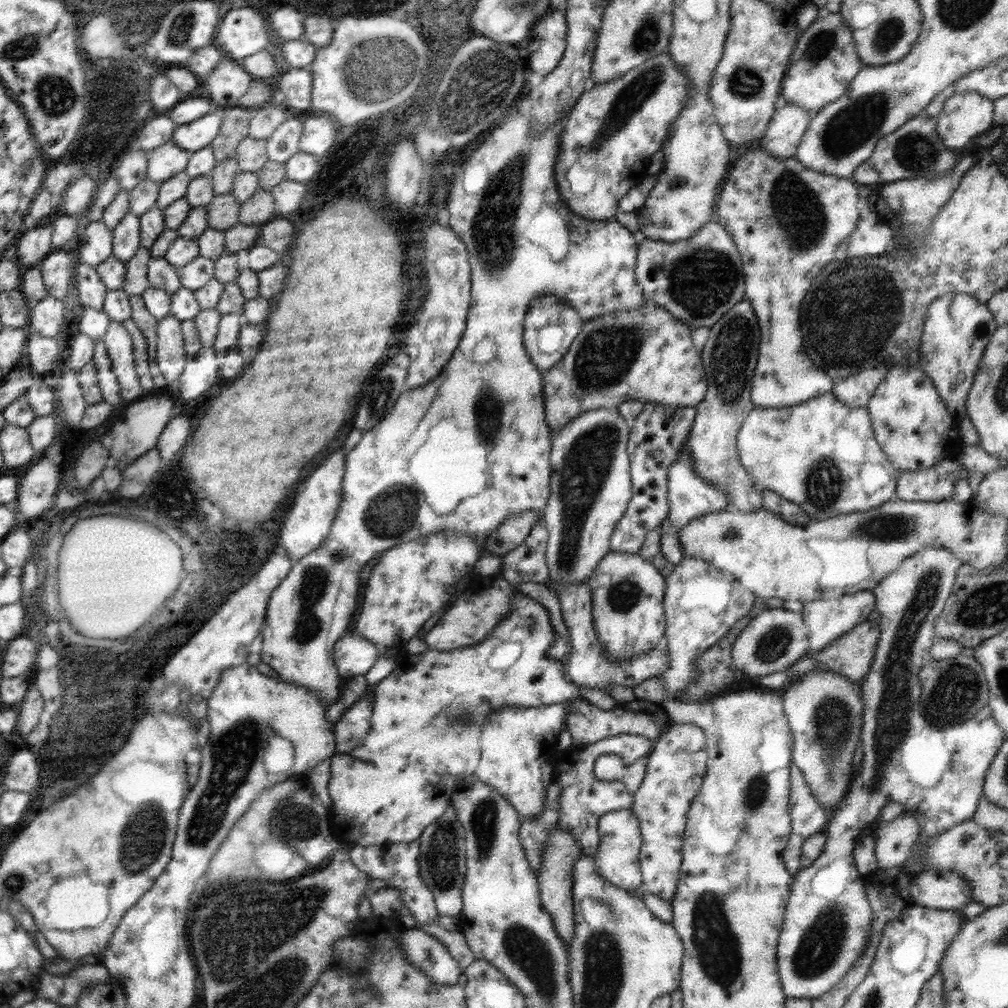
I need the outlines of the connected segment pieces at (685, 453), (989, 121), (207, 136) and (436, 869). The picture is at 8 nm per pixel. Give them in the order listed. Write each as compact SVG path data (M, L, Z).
M688 441L684 444L684 448L681 452L680 458L670 465L667 472L667 497L669 504L667 518L672 525L676 526L678 532L692 519L731 508L730 497L722 489L715 487L704 477L699 477L699 474L695 471L694 463L689 453Z
M974 92L951 94L936 116L936 131L943 146L959 152L994 125L993 116L994 101Z
M206 114L198 120L177 125L173 132L175 146L188 150L191 154L209 147L218 136L221 127L221 114Z
M449 804L446 812L424 829L419 839L419 875L434 895L437 911L440 915L459 918L463 907L462 889L466 874L465 834L453 804Z

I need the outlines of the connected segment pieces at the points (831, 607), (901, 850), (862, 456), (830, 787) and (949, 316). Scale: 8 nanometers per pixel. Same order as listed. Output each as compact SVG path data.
M862 590L843 594L834 600L811 601L803 605L804 609L801 612L801 616L809 628L807 637L810 647L806 655L813 655L815 652L826 648L834 640L839 639L845 632L848 632L857 624L868 621L869 615L876 608L876 597L870 590Z
M902 812L892 822L878 819L872 829L876 862L882 870L902 866L912 856L912 850L922 834L918 821L908 812Z
M833 392L793 407L755 406L742 421L737 447L740 462L753 480L755 490L760 493L766 489L773 490L782 498L798 504L805 519L825 520L850 512L864 512L897 498L895 486L899 472L874 438L866 405L850 408L837 400Z
M815 666L812 673L782 691L783 711L793 738L793 763L801 770L813 797L829 815L849 789L854 774L852 757L861 746L862 684Z
M947 292L935 298L926 311L918 368L930 377L957 421L967 416L967 396L996 327L987 305L962 292Z

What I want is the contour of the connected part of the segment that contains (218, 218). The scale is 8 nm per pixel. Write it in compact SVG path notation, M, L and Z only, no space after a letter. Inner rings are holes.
M214 195L214 198L205 206L207 210L207 224L209 228L225 232L232 226L239 224L239 203L234 195Z

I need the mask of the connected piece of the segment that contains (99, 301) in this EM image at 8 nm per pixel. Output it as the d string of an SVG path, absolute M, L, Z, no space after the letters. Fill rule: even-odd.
M85 264L75 266L73 290L84 307L102 311L107 288L98 276L95 267Z

